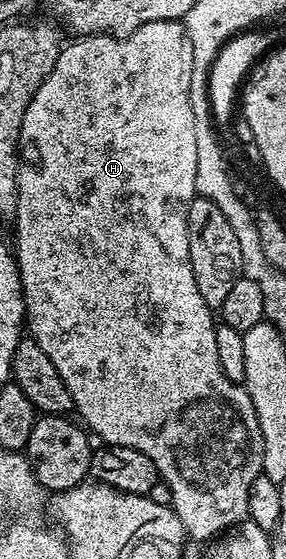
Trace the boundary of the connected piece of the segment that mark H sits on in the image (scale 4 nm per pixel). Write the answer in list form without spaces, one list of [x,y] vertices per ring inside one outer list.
[[[161,20],[160,22],[148,22],[140,26],[132,34],[127,36],[83,36],[73,41],[75,44],[67,43],[56,58],[56,66],[52,66],[52,74],[44,78],[42,85],[36,90],[28,110],[24,114],[24,126],[22,127],[23,137],[27,141],[34,143],[34,148],[38,151],[38,168],[23,167],[18,174],[19,180],[19,202],[16,225],[18,224],[18,244],[16,240],[16,259],[18,261],[18,273],[22,279],[22,293],[26,299],[26,324],[29,335],[52,358],[52,366],[56,366],[56,374],[64,378],[64,386],[68,386],[68,394],[72,394],[74,399],[74,412],[80,417],[81,423],[95,437],[99,436],[101,443],[115,448],[131,448],[140,450],[140,454],[148,454],[158,471],[159,481],[170,491],[168,503],[174,509],[175,514],[180,518],[184,526],[187,537],[193,540],[213,541],[222,535],[226,529],[236,524],[242,523],[249,517],[249,496],[252,490],[252,482],[256,482],[258,476],[263,475],[262,463],[264,462],[264,438],[260,434],[260,422],[256,418],[256,410],[252,406],[252,398],[247,394],[242,384],[232,382],[220,370],[220,357],[216,355],[216,316],[204,302],[200,295],[200,289],[196,286],[196,274],[192,274],[192,262],[188,254],[188,210],[190,203],[196,198],[196,118],[192,114],[192,70],[194,69],[194,51],[192,42],[186,33],[185,23],[176,20]]]

